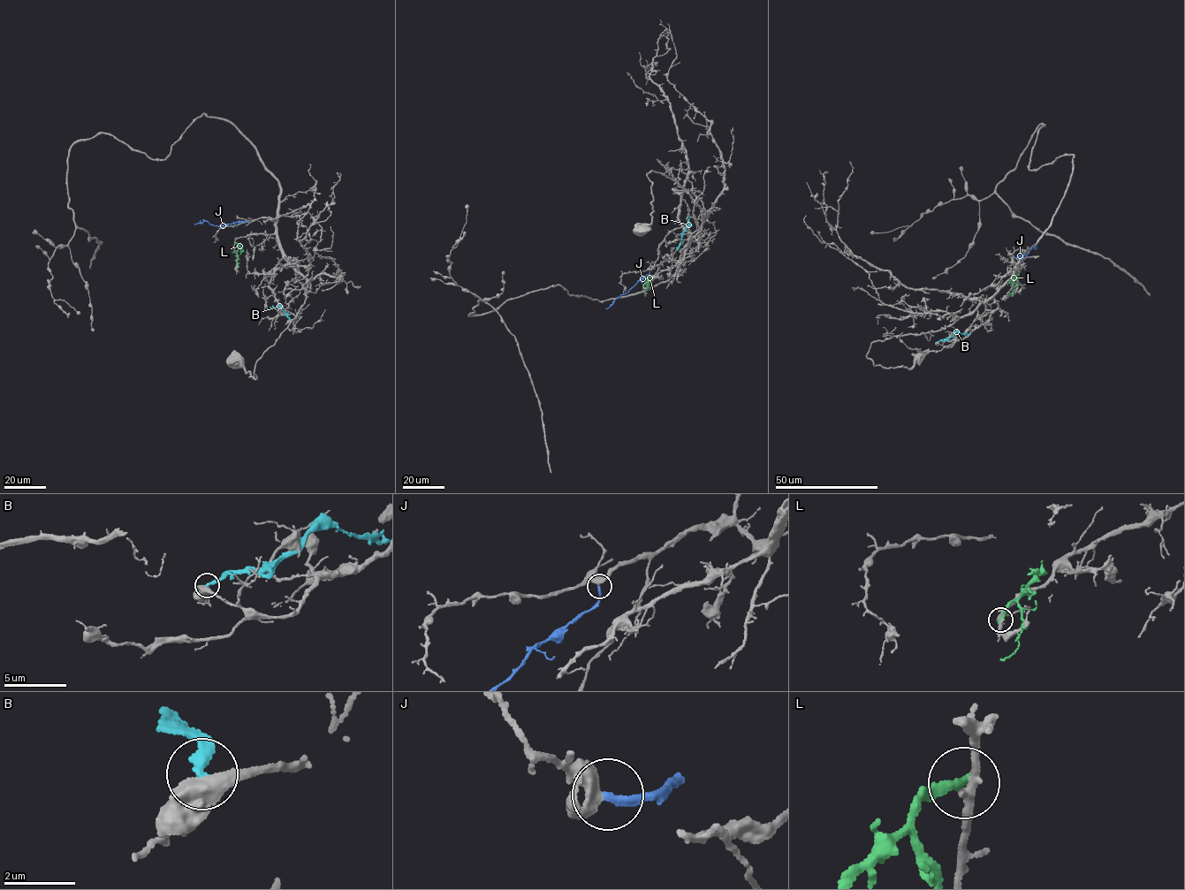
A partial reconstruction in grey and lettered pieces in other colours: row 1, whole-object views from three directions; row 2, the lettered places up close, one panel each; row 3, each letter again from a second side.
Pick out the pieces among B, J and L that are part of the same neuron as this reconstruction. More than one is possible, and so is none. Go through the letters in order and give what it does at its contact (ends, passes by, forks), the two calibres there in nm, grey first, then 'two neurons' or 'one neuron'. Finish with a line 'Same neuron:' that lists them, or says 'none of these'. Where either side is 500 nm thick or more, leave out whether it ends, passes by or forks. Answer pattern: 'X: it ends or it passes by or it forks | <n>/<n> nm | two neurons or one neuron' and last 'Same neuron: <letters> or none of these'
B: 550/260 nm | two neurons
J: it ends | 380/240 nm | one neuron
L: it ends | 240/280 nm | two neurons
Same neuron: J

